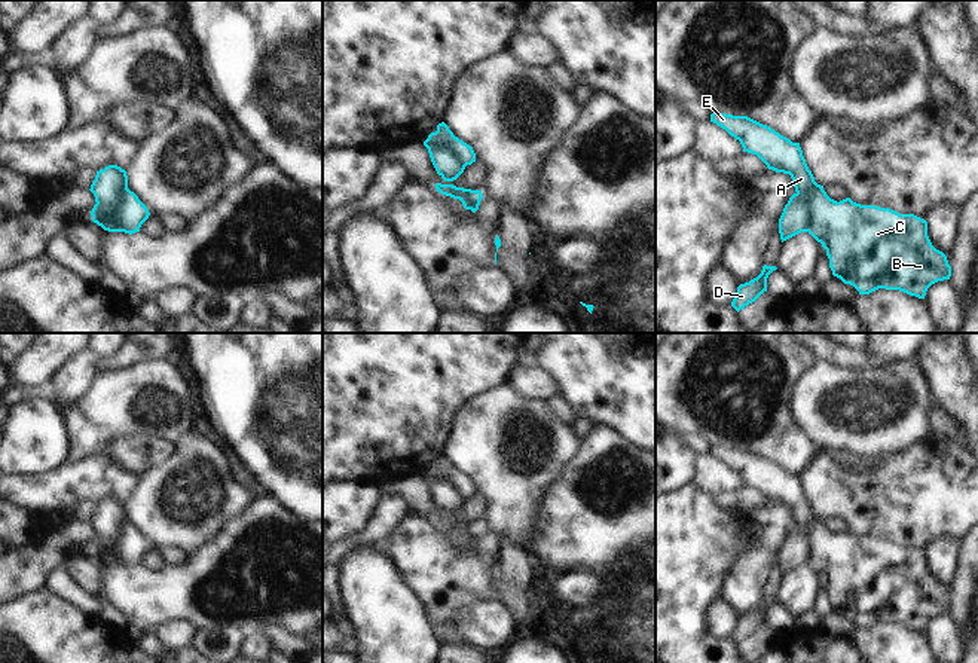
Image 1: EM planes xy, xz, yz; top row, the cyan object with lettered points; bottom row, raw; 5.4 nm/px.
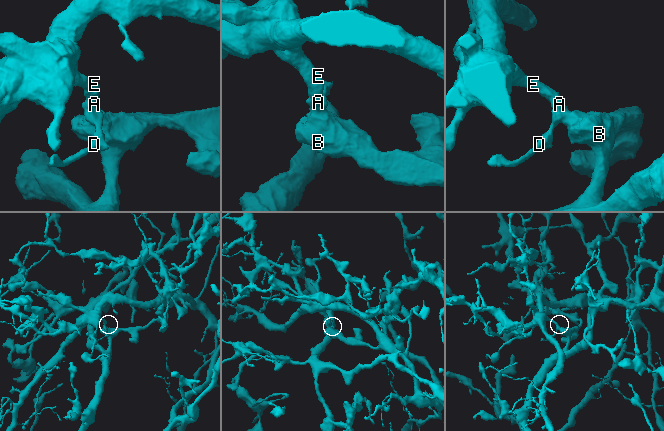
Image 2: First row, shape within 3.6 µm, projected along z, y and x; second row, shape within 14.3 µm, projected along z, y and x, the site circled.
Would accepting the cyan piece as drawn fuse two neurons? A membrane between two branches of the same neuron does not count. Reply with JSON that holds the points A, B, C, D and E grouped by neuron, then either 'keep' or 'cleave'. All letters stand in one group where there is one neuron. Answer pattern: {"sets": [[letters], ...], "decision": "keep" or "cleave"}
{"sets": [["A", "B", "C", "E"], ["D"]], "decision": "cleave"}

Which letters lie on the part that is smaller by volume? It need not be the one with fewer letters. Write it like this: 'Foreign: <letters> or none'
Foreign: D

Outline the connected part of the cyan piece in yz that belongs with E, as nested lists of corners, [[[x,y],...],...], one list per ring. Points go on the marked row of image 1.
[[[713,111],[710,122],[739,140],[743,152],[757,155],[768,169],[791,175],[795,192],[809,202],[810,224],[807,232],[826,250],[832,275],[844,284],[853,285],[859,294],[886,288],[924,299],[932,284],[950,279],[951,266],[947,256],[932,245],[926,220],[914,214],[899,214],[890,208],[861,205],[850,198],[840,202],[831,199],[823,187],[816,184],[800,143],[792,143],[748,116]]]

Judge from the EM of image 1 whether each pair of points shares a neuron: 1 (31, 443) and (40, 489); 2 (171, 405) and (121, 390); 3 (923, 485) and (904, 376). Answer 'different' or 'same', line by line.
1: different
2: same
3: different

